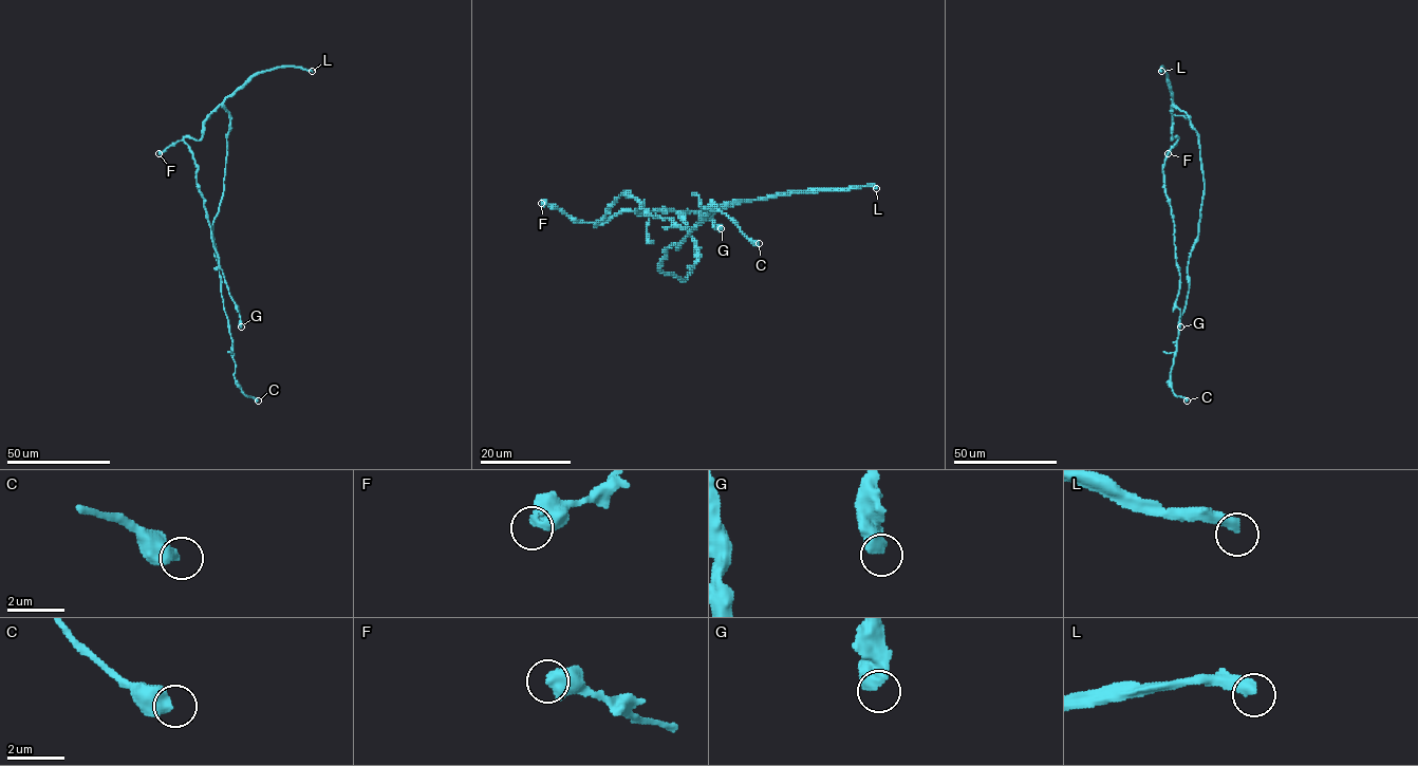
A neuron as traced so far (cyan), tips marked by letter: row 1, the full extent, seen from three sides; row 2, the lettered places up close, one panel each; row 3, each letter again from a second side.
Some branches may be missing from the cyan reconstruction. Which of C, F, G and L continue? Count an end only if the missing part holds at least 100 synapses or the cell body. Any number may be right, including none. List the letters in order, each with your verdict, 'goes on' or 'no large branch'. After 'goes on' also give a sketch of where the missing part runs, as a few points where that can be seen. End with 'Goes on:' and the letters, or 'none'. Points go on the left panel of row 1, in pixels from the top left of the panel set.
C: no large branch
F: no large branch
G: no large branch
L: goes on; missing branch runs (312, 71), (350, 91), (391, 133), (414, 216), (408, 290), (391, 304), (315, 305), (246, 299), (230, 284)
Goes on: L

